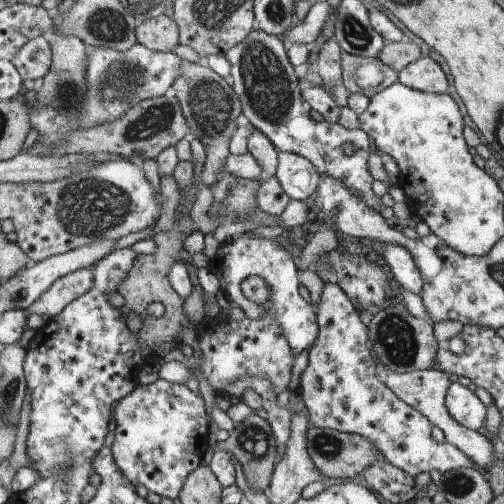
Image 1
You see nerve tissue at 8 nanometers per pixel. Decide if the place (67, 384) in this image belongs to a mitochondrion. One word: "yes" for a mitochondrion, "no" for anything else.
no

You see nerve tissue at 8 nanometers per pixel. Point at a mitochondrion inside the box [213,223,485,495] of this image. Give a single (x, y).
(396, 340)

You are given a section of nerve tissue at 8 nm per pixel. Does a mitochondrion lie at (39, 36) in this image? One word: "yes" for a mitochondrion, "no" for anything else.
no

